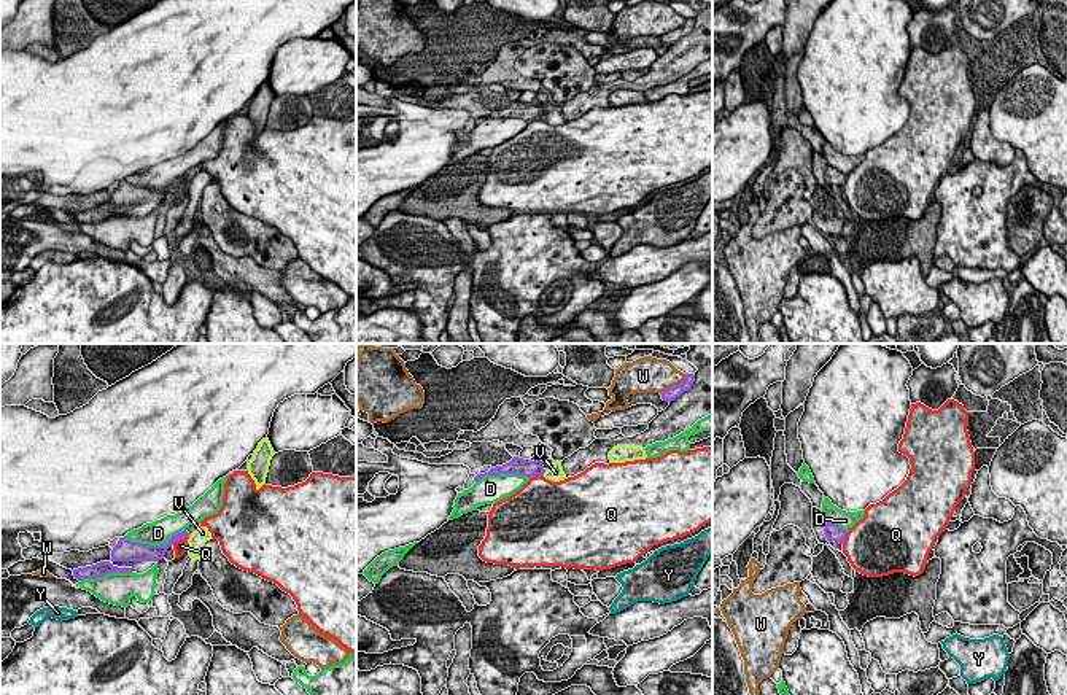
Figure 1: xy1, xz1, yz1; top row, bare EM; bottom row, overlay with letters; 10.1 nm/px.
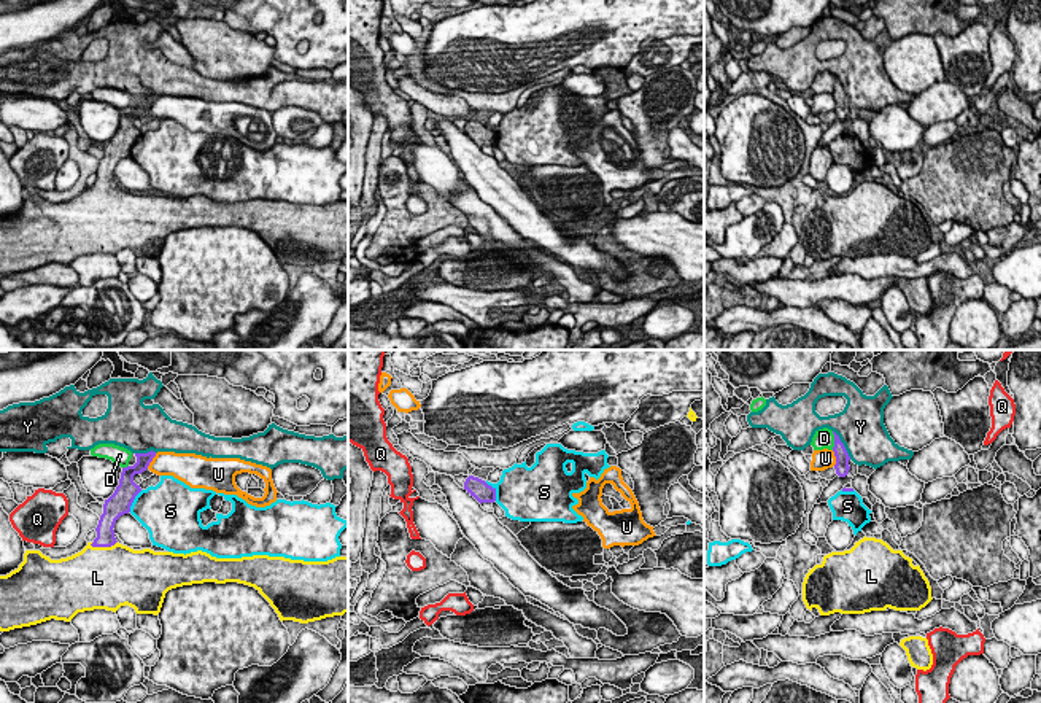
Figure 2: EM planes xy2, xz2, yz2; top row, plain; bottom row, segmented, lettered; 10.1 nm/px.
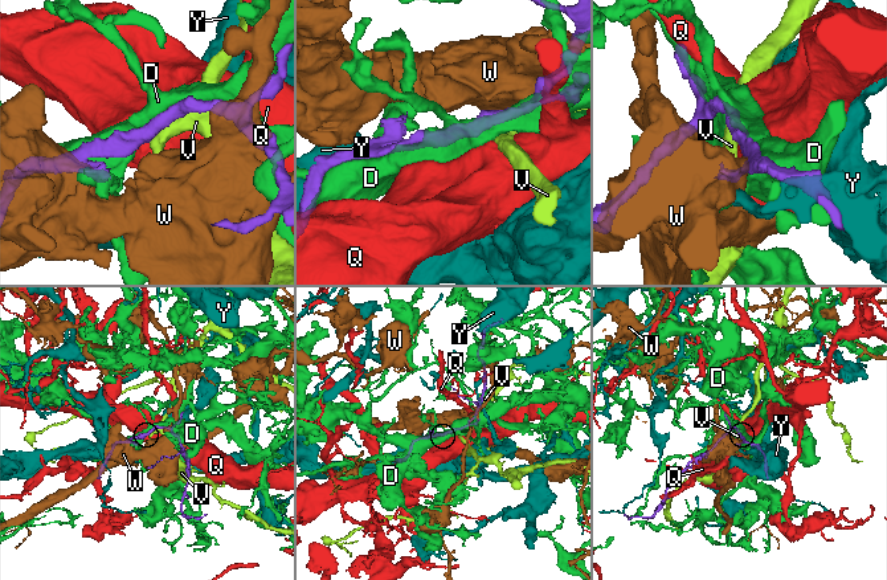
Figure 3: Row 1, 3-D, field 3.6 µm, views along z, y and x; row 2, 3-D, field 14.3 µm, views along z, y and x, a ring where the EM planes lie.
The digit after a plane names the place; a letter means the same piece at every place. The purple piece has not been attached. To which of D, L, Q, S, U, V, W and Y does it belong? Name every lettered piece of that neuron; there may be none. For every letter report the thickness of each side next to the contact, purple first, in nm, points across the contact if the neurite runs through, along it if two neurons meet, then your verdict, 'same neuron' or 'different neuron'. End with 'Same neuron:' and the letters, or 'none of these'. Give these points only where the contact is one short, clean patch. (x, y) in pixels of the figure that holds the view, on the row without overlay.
D: calibres 190 and 260 nm; different neuron
L: calibres 190 and 480 nm; way xy2 (105, 178), (102, 190), (96, 213); same neuron
Q: calibres 130 and 140 nm; border xy1 (188, 177), (172, 188); different neuron
S: calibres 240 and 440 nm; border xy2 (142, 134), (129, 155); different neuron
U: calibres 140 and 260 nm; border xy2 (156, 97), (147, 112); different neuron
V: calibres 170 and 160 nm; different neuron
W: calibres 130 and 360 nm; different neuron
Y: calibres 140 and 480 nm; different neuron
Same neuron: L

